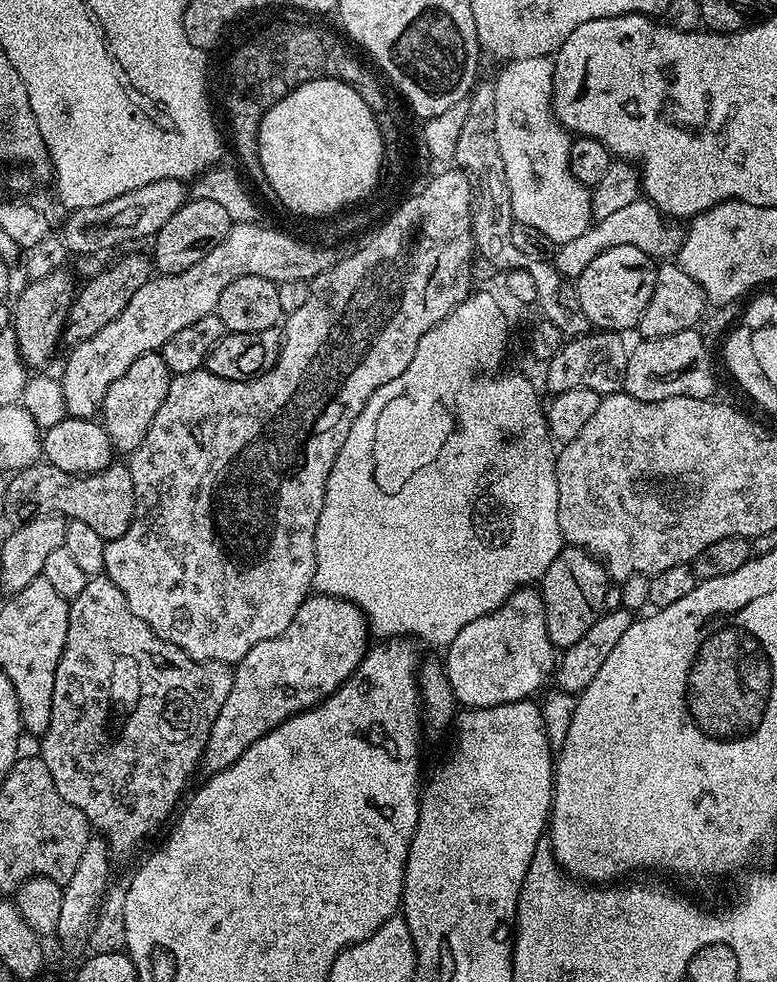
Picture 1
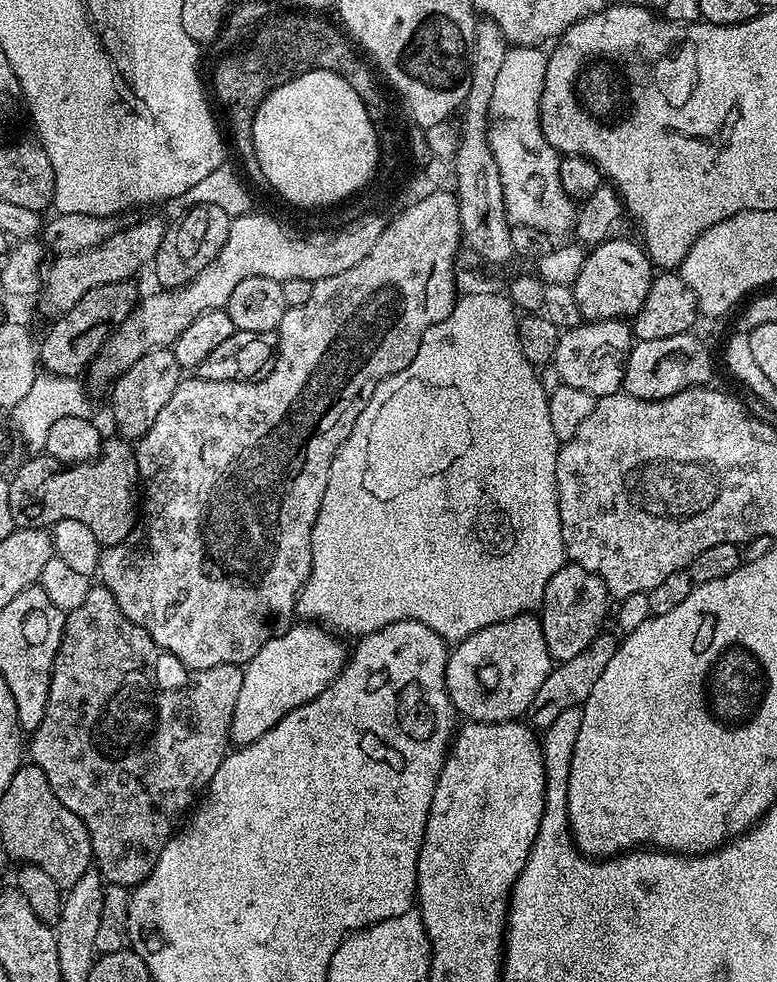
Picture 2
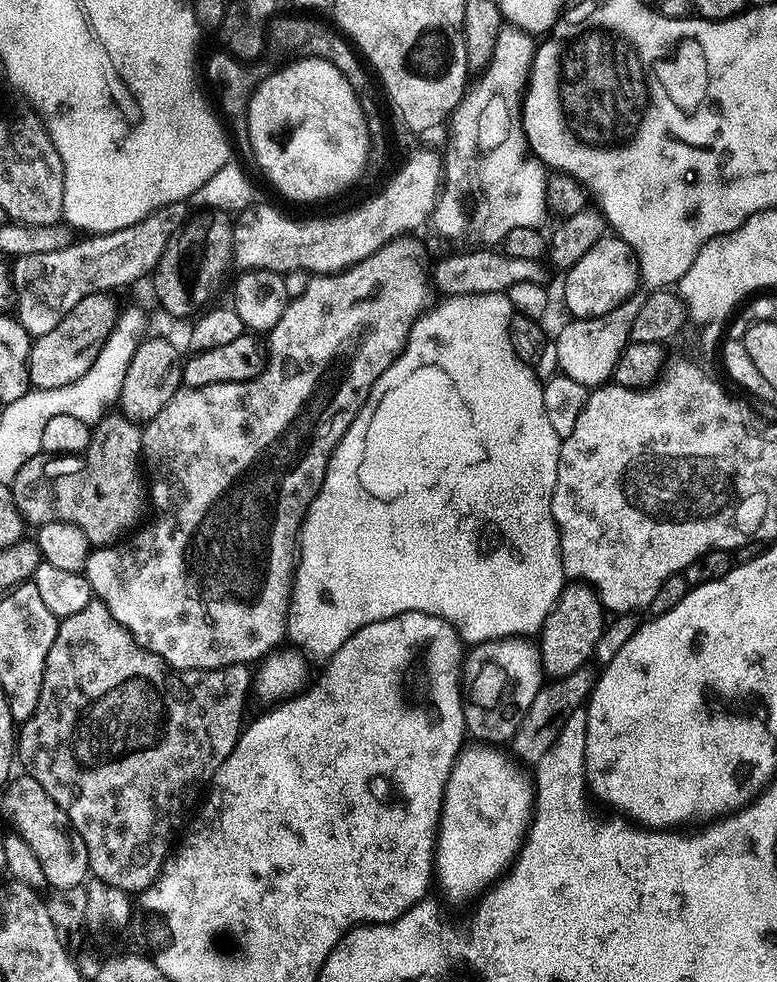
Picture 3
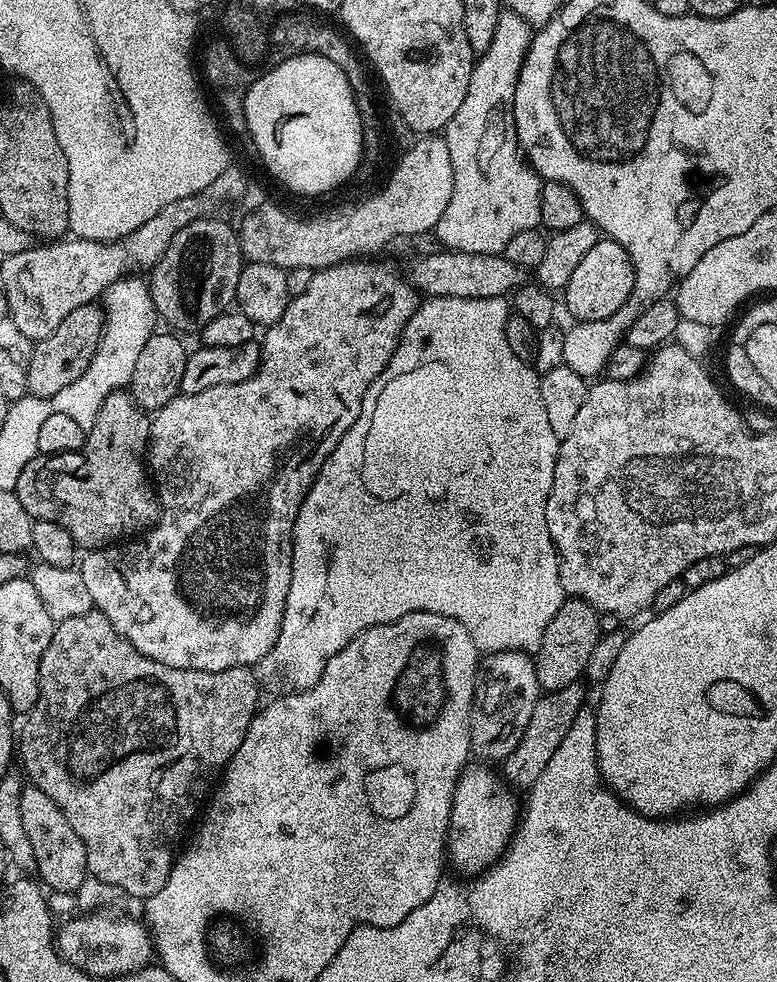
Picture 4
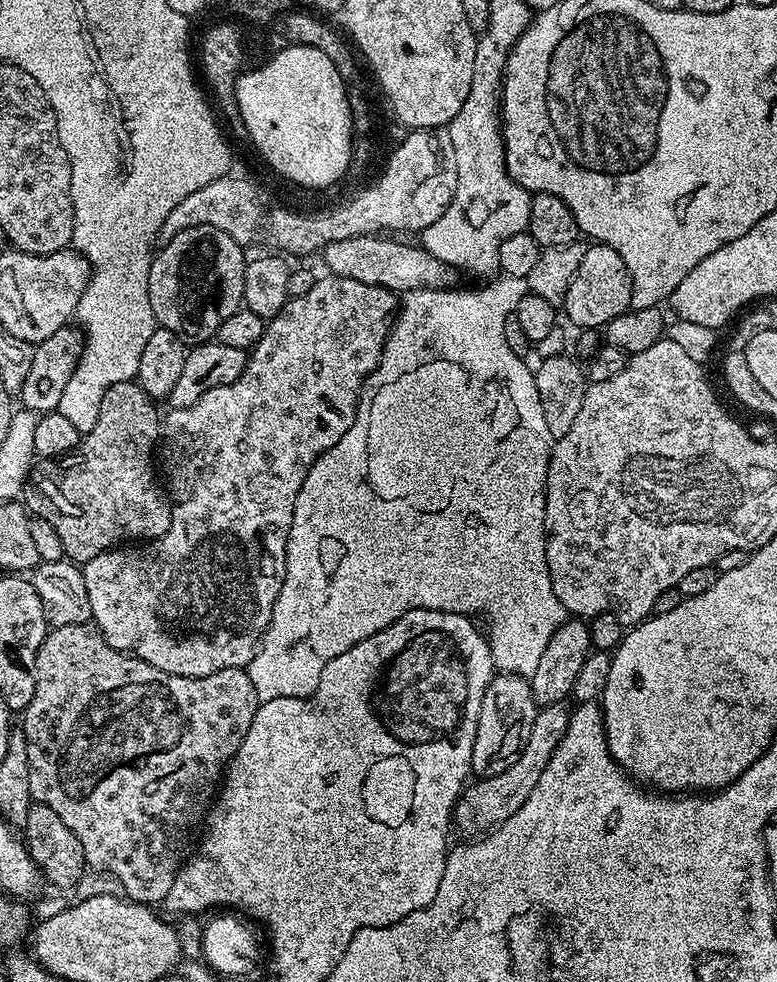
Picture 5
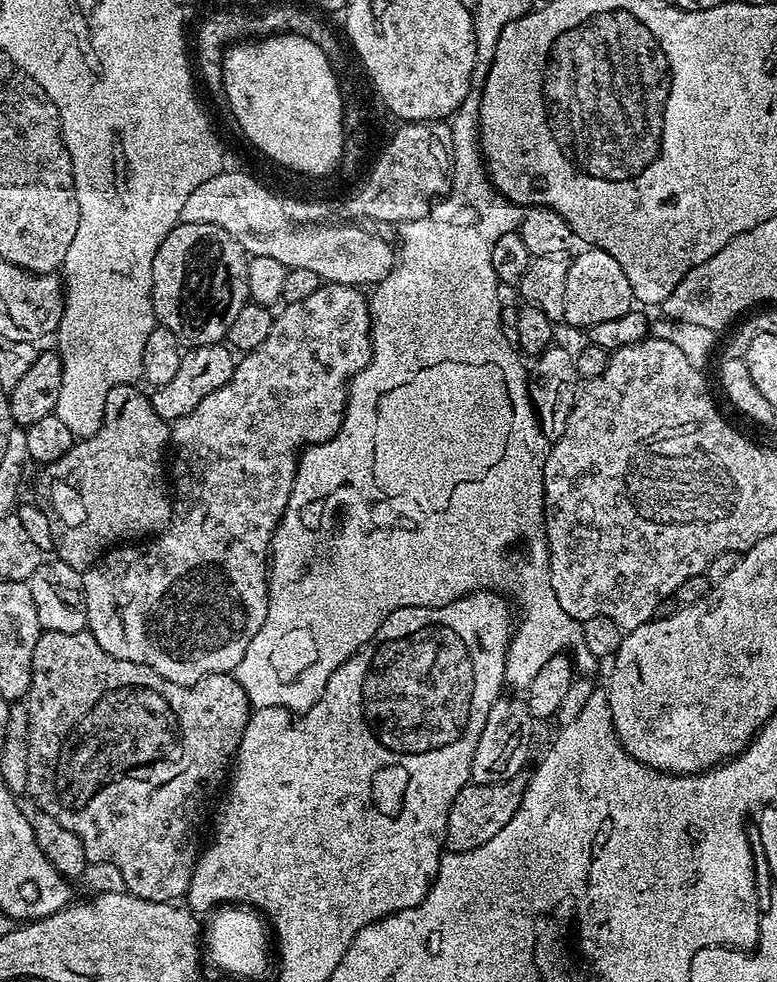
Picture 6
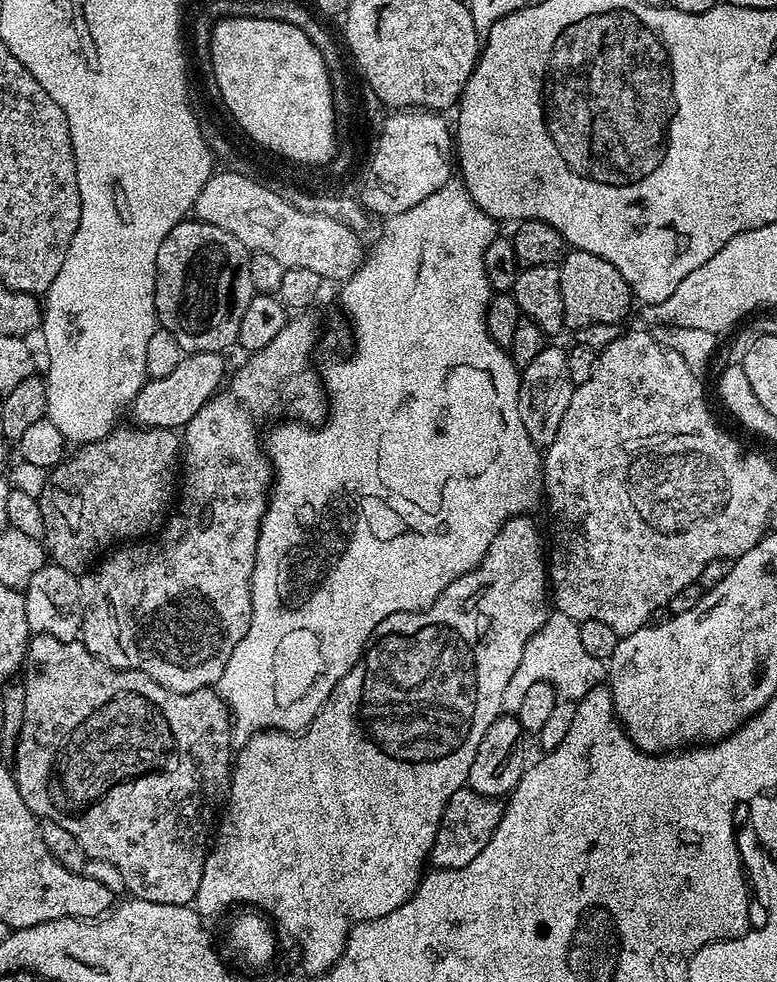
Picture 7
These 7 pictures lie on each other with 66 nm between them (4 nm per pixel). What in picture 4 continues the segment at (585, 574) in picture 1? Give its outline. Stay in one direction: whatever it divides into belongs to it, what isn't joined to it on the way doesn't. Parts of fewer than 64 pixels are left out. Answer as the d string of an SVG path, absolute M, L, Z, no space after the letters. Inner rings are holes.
M565 599L550 626L546 626L546 634L542 634L542 642L534 656L536 677L541 689L553 692L562 690L562 686L577 683L585 675L590 654L594 654L594 646L600 641L601 635L600 617L596 609L584 600Z

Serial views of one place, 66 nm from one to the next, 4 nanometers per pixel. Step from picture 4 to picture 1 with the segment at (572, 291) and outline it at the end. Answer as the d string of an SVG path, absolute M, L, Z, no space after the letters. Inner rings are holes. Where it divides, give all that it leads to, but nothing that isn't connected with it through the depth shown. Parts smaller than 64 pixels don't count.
M615 246L606 250L594 258L583 270L582 274L574 280L578 299L582 302L582 308L586 312L591 327L606 332L627 333L627 328L635 329L640 323L642 314L654 294L654 282L656 281L657 261L652 259L635 246Z

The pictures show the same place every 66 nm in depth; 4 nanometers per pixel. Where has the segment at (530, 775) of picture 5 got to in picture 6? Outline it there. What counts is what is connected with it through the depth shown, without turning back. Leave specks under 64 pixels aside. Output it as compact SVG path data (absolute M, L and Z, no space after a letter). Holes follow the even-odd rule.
M518 775L513 780L497 784L478 784L470 782L462 790L458 790L458 798L450 806L450 814L444 831L444 842L448 852L469 852L494 838L510 818L518 810L524 797L526 780Z

